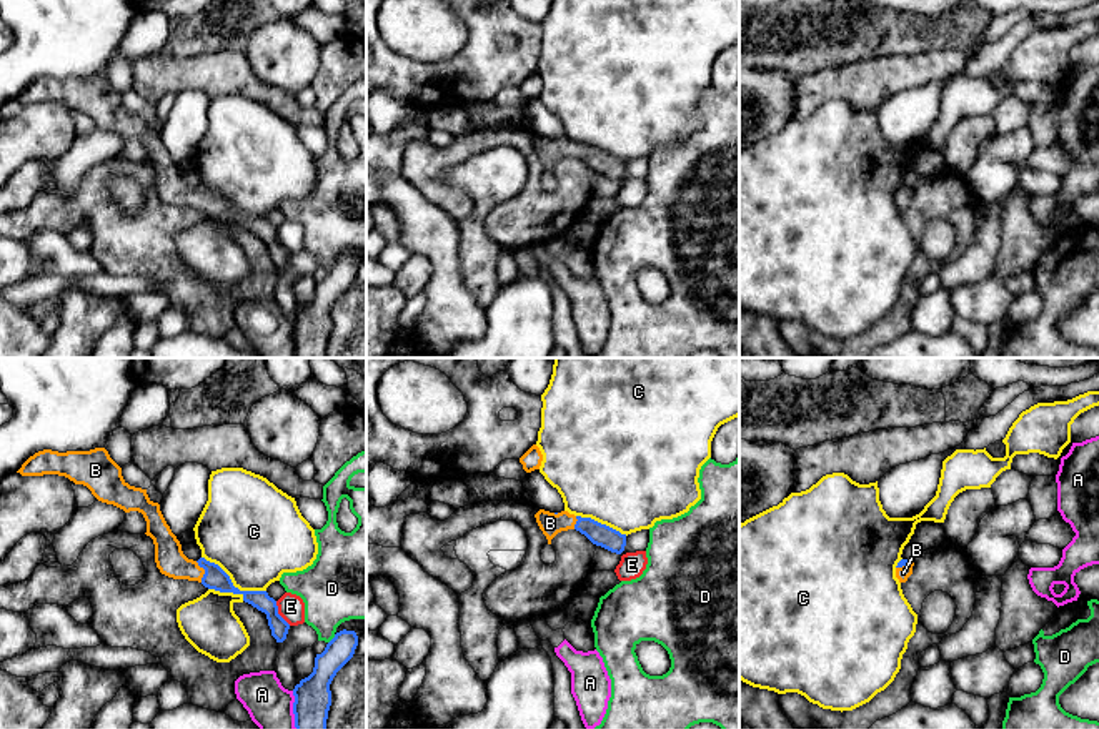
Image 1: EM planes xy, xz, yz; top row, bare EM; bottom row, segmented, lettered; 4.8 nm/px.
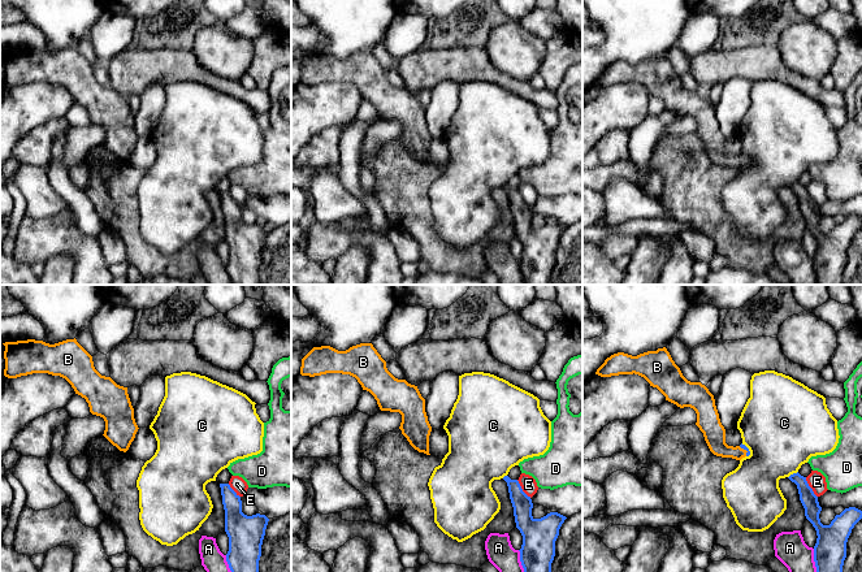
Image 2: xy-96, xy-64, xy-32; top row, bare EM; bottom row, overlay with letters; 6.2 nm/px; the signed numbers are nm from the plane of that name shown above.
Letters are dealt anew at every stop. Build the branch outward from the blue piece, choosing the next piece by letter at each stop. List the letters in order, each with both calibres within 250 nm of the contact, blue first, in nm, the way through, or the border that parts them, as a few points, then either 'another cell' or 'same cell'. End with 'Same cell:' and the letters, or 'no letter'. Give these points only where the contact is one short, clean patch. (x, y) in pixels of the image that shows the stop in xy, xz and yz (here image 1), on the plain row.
A: 180/220 nm | another cell
B: 110/140 nm | across xy (215, 205), (205, 198), (180, 195), (169, 183) | same cell
C: 110/440 nm | along xy (202, 183), (213, 188), (240, 217), (265, 218) | another cell
D: 140/320 nm | another cell
E: 90/130 nm | along xy (275, 228), (277, 238), (290, 252) | another cell
Same cell: B

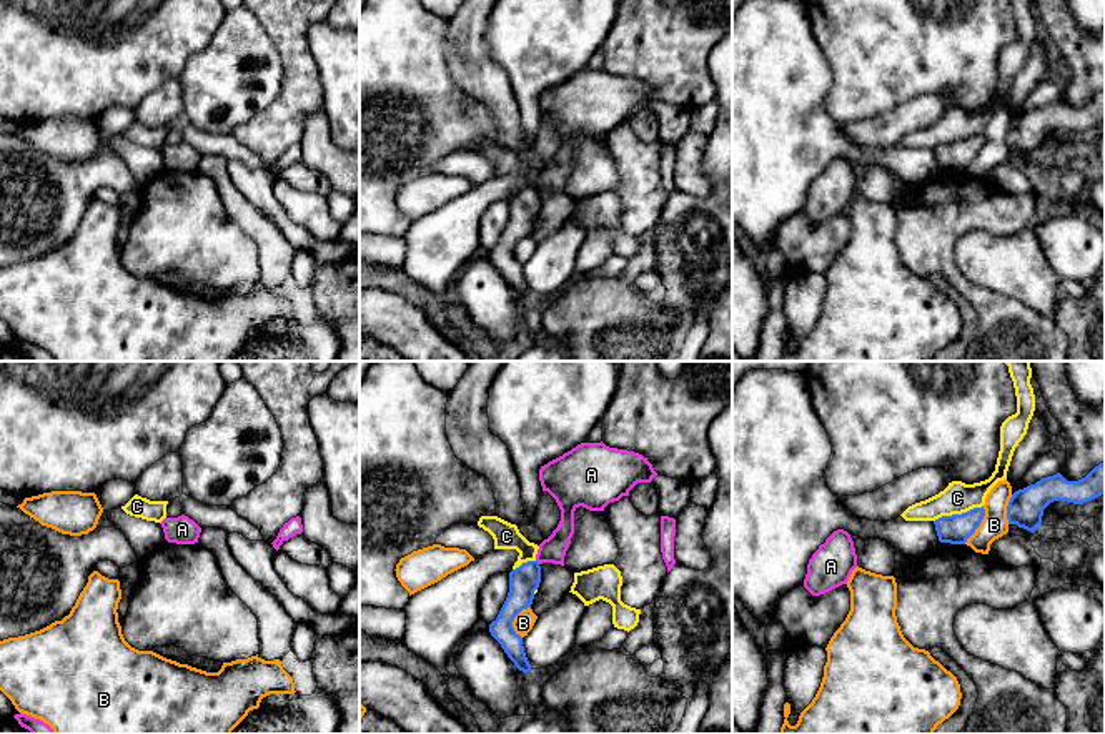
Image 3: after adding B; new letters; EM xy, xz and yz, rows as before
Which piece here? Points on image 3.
A: another cell
B: 140/100 nm | along xz (530, 233), (513, 248), (513, 257), (521, 265) | another cell
C: 140/150 nm | another cell
Same cell: no letter

